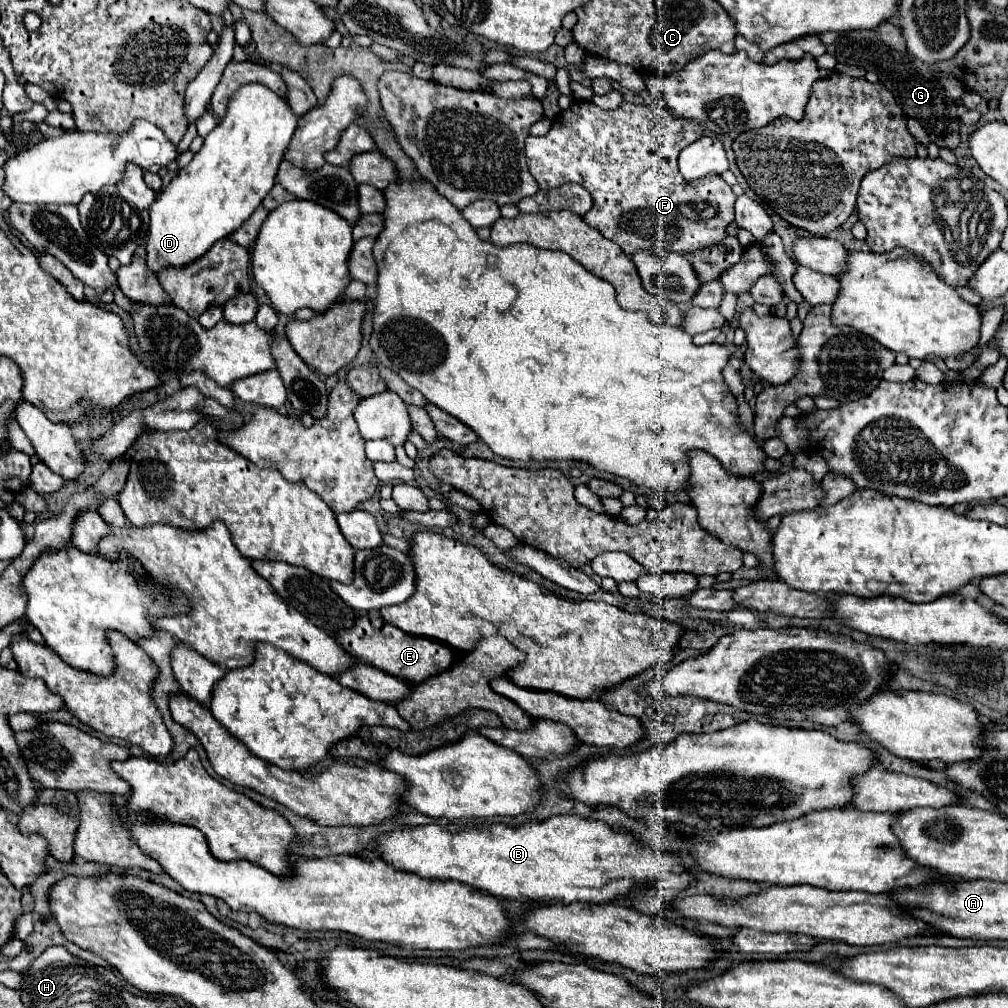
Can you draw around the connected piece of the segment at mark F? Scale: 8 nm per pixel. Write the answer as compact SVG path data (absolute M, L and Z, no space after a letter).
M573 100L573 104L559 114L559 118L553 122L551 130L545 136L529 136L527 138L525 152L527 152L529 172L537 180L539 188L547 190L547 188L555 188L555 186L561 186L561 184L567 184L567 182L577 182L577 184L585 186L591 192L591 196L593 196L593 208L583 216L583 220L589 226L597 228L607 240L619 244L625 254L633 256L637 250L669 250L669 252L677 252L677 254L691 254L691 252L695 252L695 250L699 250L703 246L719 244L727 236L725 230L733 222L733 216L735 216L733 204L735 204L735 198L737 198L733 194L731 186L725 184L721 176L705 176L701 180L685 180L679 174L679 168L677 168L679 150L683 150L683 146L699 140L701 136L703 136L703 128L699 124L695 124L691 120L685 120L685 118L675 118L669 110L665 110L661 106L655 106L655 104L629 104L629 102L623 102L617 110L603 110L603 108L595 106L589 100Z

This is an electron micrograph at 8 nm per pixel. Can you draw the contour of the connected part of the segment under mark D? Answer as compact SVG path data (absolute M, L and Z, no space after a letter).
M247 84L231 98L225 120L209 132L201 150L193 156L187 164L187 176L183 170L157 194L151 204L151 222L149 222L149 238L147 238L147 268L151 274L159 274L165 268L183 268L193 260L201 258L209 248L239 230L239 226L257 210L263 198L269 194L271 186L275 184L279 162L289 146L289 140L295 132L297 116L291 112L289 104L279 98L273 90L265 88L263 84Z

